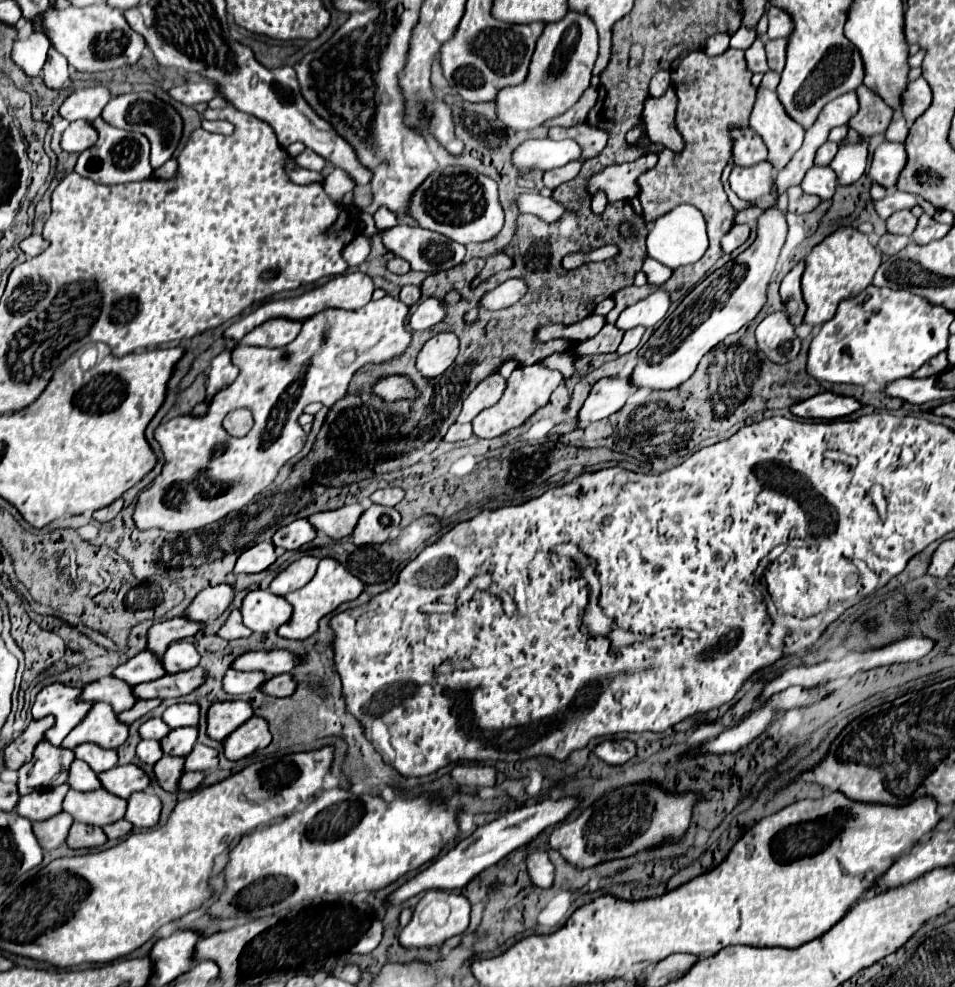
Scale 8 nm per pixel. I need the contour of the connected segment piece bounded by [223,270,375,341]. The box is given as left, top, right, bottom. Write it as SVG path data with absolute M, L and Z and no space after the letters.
M351 270L351 272L345 272L345 274L339 274L335 276L333 280L329 280L327 284L303 294L303 296L297 296L297 298L287 298L287 300L275 300L275 302L267 302L263 304L261 308L257 308L255 312L251 312L249 316L237 320L233 326L224 332L223 337L229 338L235 341L241 340L249 330L253 330L255 326L259 326L261 322L269 320L269 318L293 318L293 320L301 320L305 322L307 318L311 318L313 314L321 312L323 308L345 308L345 310L357 310L361 306L365 306L369 300L371 300L371 294L373 294L375 286L373 286L373 280L365 274L365 272L359 272L359 270Z

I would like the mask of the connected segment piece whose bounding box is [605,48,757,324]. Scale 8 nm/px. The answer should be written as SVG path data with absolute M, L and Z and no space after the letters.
M729 48L721 56L707 56L703 50L691 52L681 60L678 68L671 72L671 86L677 92L679 106L677 106L677 130L685 136L683 152L673 152L667 148L658 153L656 166L638 178L639 200L643 206L643 214L647 222L657 220L665 212L673 210L679 204L691 204L699 208L707 220L707 234L709 234L709 248L705 256L691 266L681 266L673 270L673 276L653 288L653 284L645 286L629 286L623 288L613 296L614 308L605 317L606 322L615 324L620 313L627 307L643 300L645 296L665 290L671 296L671 302L685 298L709 272L709 268L719 260L721 252L721 238L731 230L735 224L733 220L733 206L727 200L723 190L721 172L727 166L733 154L733 138L730 130L733 128L747 128L749 126L749 112L753 110L757 88L751 84L751 72L745 68L745 58L741 50Z

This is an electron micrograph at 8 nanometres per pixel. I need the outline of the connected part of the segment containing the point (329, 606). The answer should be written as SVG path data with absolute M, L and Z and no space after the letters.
M323 558L319 562L319 570L317 574L313 576L313 580L309 584L305 584L303 588L299 588L297 592L291 592L289 596L285 596L285 600L293 606L293 614L289 618L289 622L285 622L277 634L283 636L283 638L293 638L293 640L305 640L309 638L311 634L315 634L317 630L317 622L333 612L341 602L347 602L347 600L355 600L361 592L363 592L363 582L353 576L351 572L347 572L347 568L337 562L335 558Z

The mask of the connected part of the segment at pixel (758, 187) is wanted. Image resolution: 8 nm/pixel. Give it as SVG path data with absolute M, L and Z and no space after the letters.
M763 160L753 168L733 168L729 174L729 186L741 200L757 200L771 192L773 166Z

